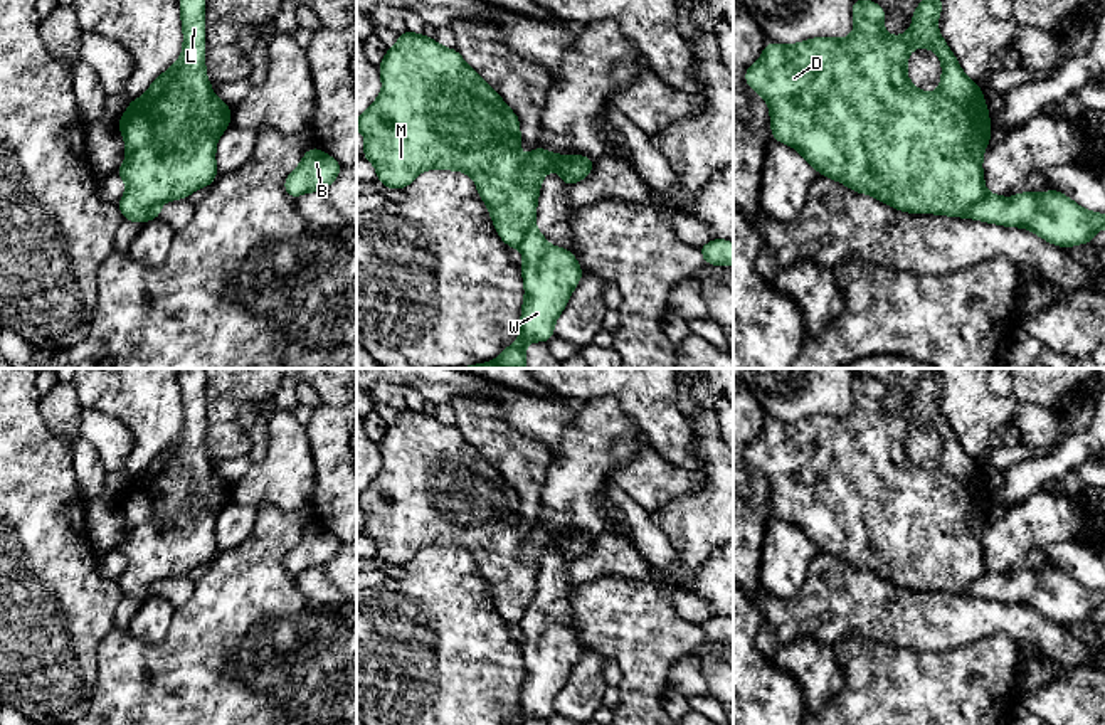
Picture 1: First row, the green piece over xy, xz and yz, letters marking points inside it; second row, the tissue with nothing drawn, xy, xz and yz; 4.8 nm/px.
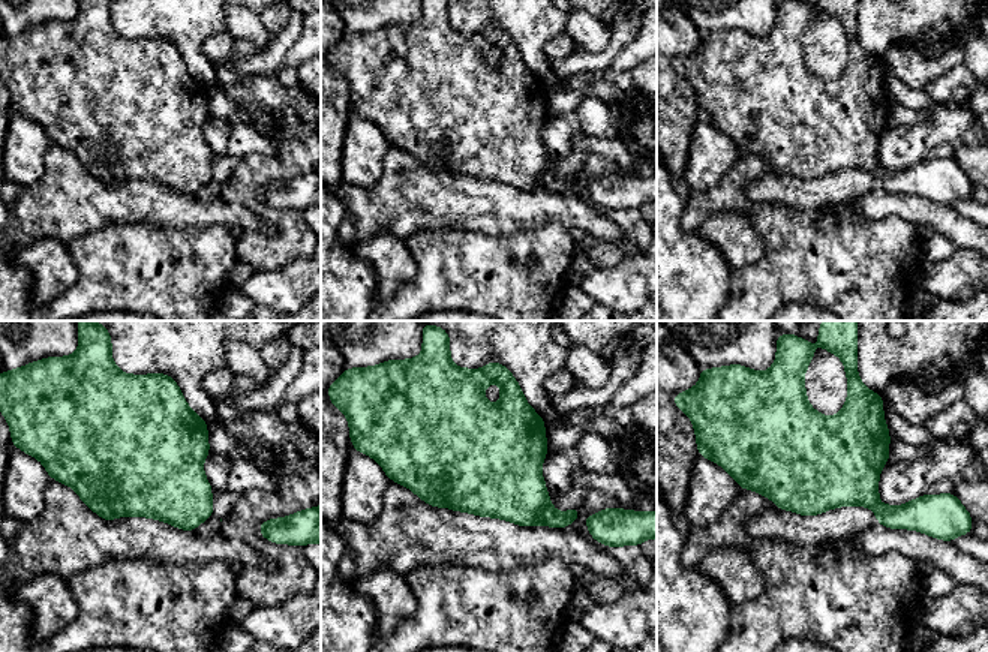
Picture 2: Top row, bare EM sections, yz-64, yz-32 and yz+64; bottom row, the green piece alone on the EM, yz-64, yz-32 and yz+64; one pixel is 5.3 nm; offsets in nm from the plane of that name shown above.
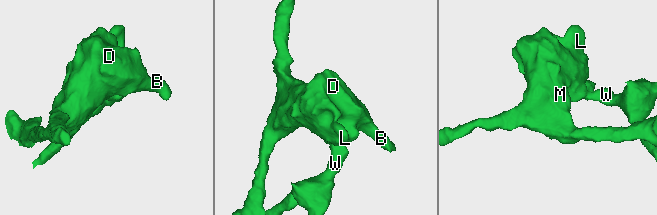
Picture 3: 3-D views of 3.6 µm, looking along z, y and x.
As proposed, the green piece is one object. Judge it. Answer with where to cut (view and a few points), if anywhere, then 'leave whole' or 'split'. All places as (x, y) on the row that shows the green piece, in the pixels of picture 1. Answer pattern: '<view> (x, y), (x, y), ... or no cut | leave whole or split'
yz (988, 194), (969, 209), (967, 216) | split

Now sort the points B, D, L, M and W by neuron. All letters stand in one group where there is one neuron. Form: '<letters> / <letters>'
B D L M / W

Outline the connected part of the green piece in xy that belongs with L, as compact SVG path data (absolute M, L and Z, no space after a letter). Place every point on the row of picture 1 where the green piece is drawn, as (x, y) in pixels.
M180 0L180 17L183 27L180 59L156 77L141 98L130 101L118 123L126 143L126 161L114 172L126 182L126 192L118 207L126 220L140 224L151 219L155 205L188 198L193 190L207 187L217 178L215 145L230 124L232 108L212 93L205 74L205 0Z

